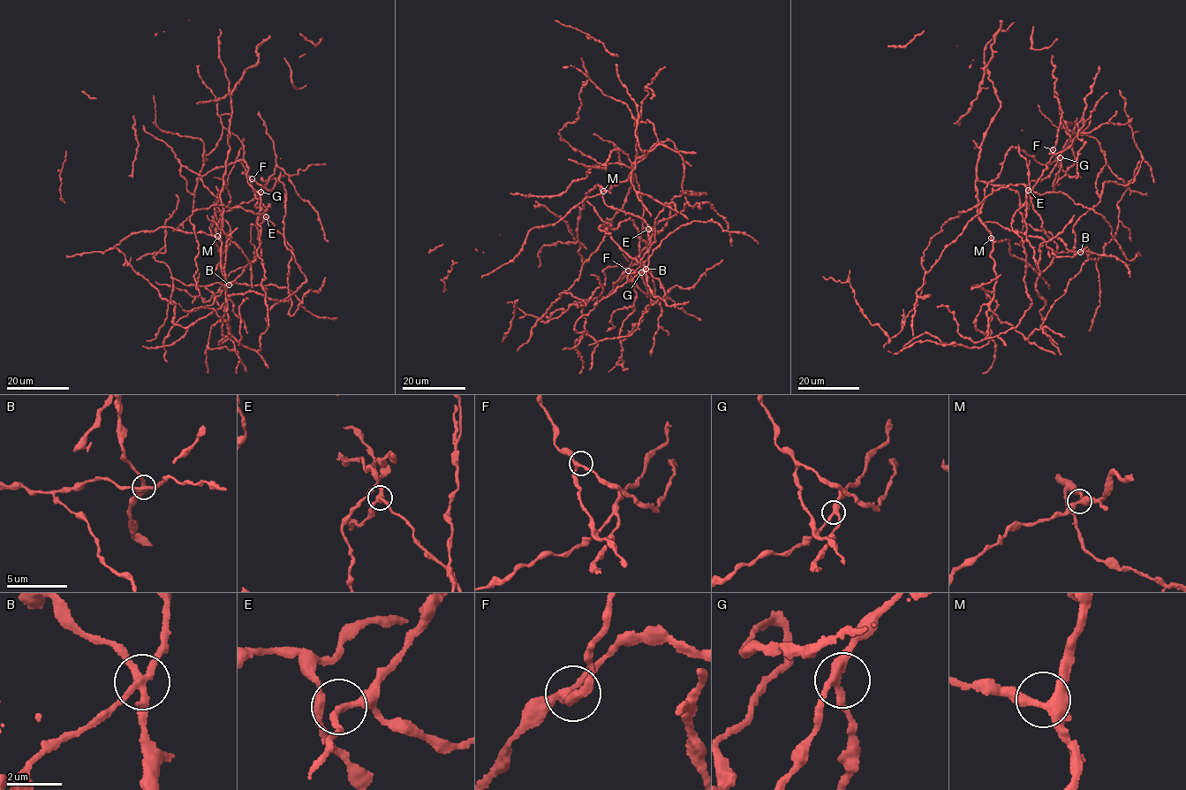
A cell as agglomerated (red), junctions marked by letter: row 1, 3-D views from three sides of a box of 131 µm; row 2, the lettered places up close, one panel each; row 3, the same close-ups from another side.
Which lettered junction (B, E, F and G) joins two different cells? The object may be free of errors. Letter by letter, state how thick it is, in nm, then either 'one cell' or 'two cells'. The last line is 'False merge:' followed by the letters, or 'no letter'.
B: calibre 280 nm; one cell
E: calibre 180 nm; one cell
F: calibre 240 nm; one cell
G: calibre 300 nm; one cell
False merge: no letter

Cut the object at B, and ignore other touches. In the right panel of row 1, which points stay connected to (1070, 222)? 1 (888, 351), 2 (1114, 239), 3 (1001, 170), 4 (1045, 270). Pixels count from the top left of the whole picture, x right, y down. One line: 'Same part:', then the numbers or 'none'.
Same part: 2, 3, 4

